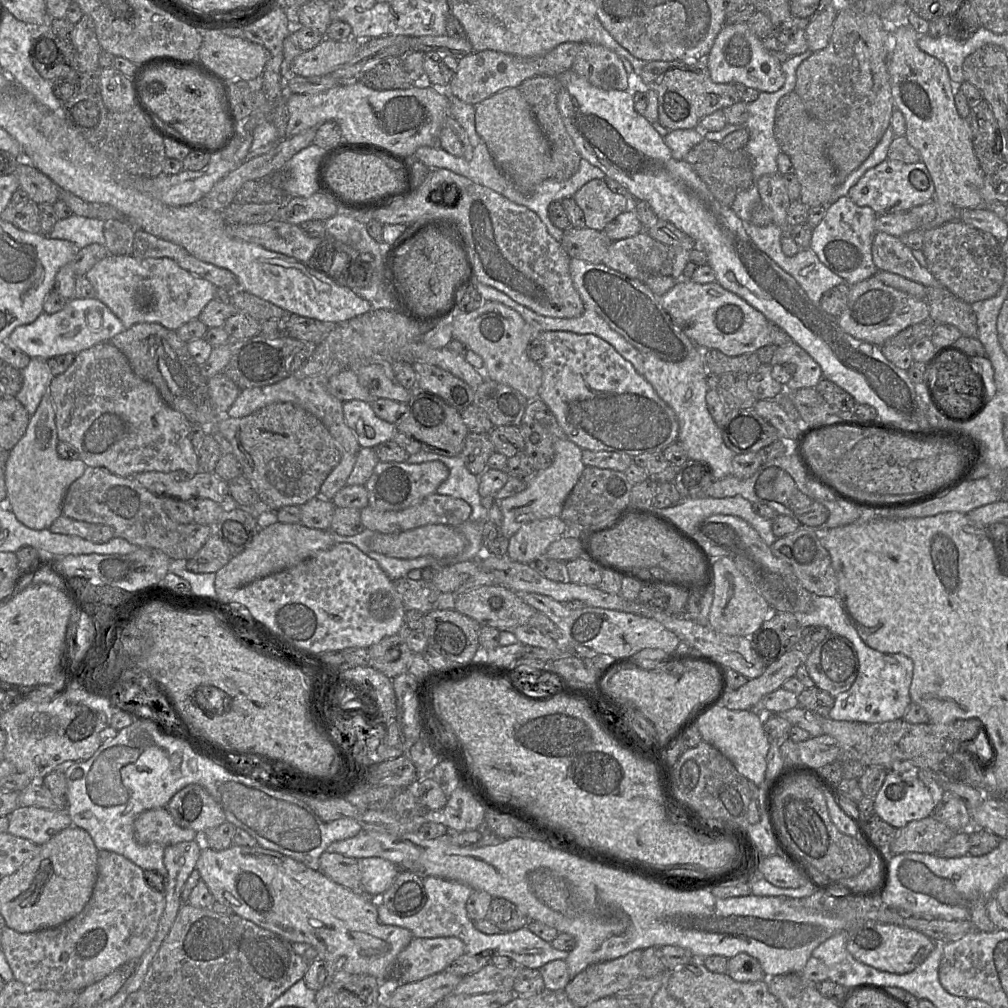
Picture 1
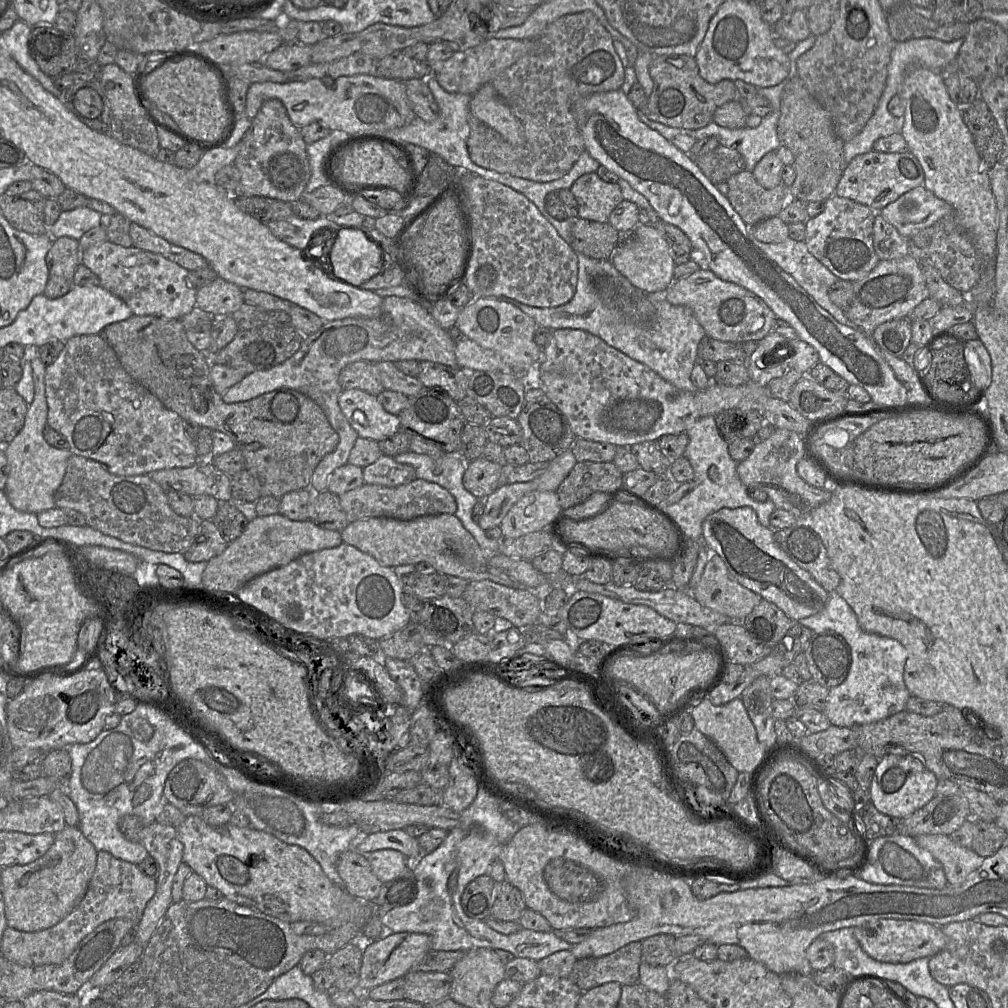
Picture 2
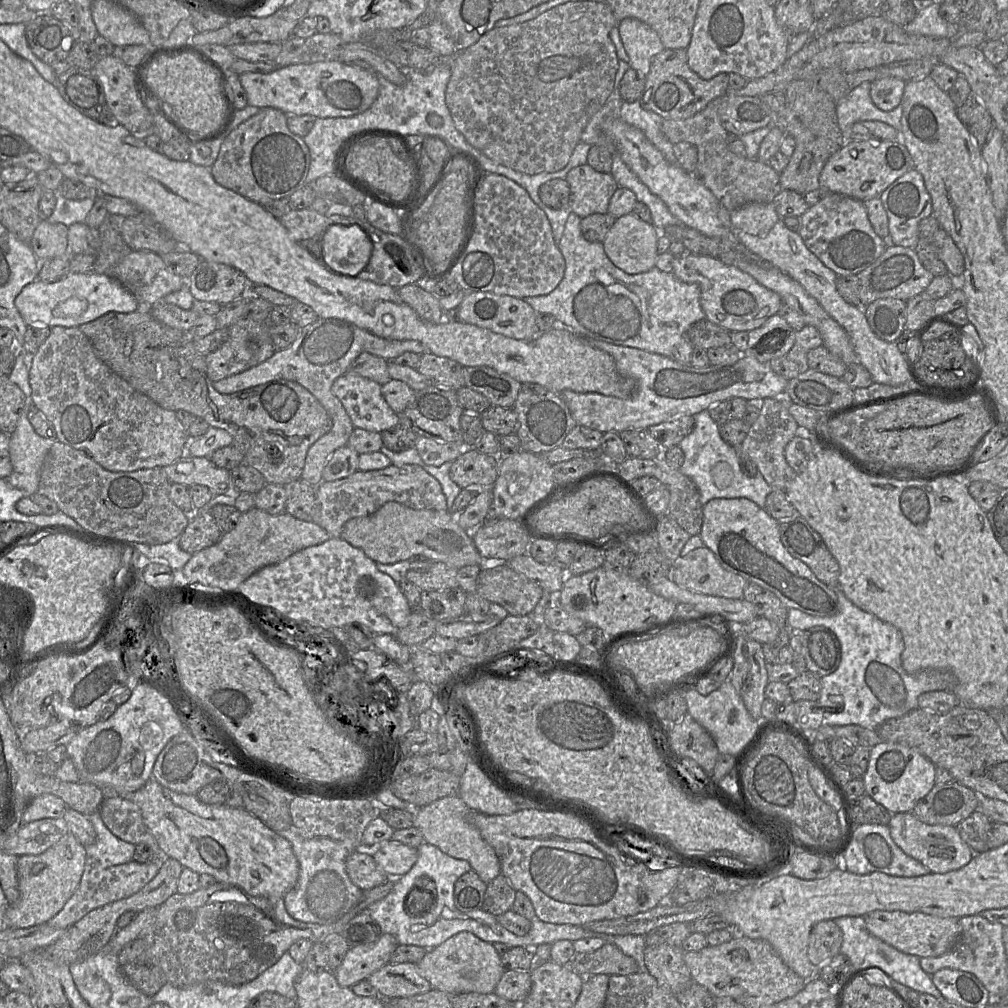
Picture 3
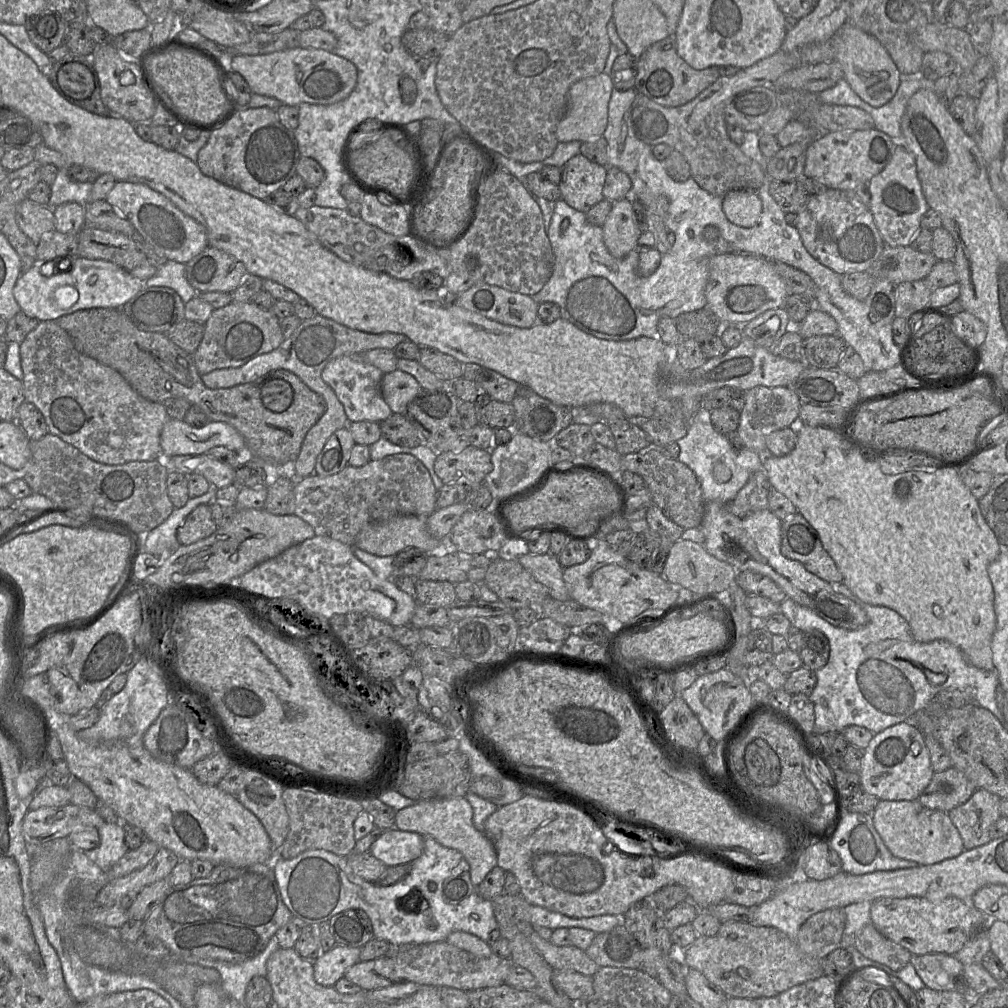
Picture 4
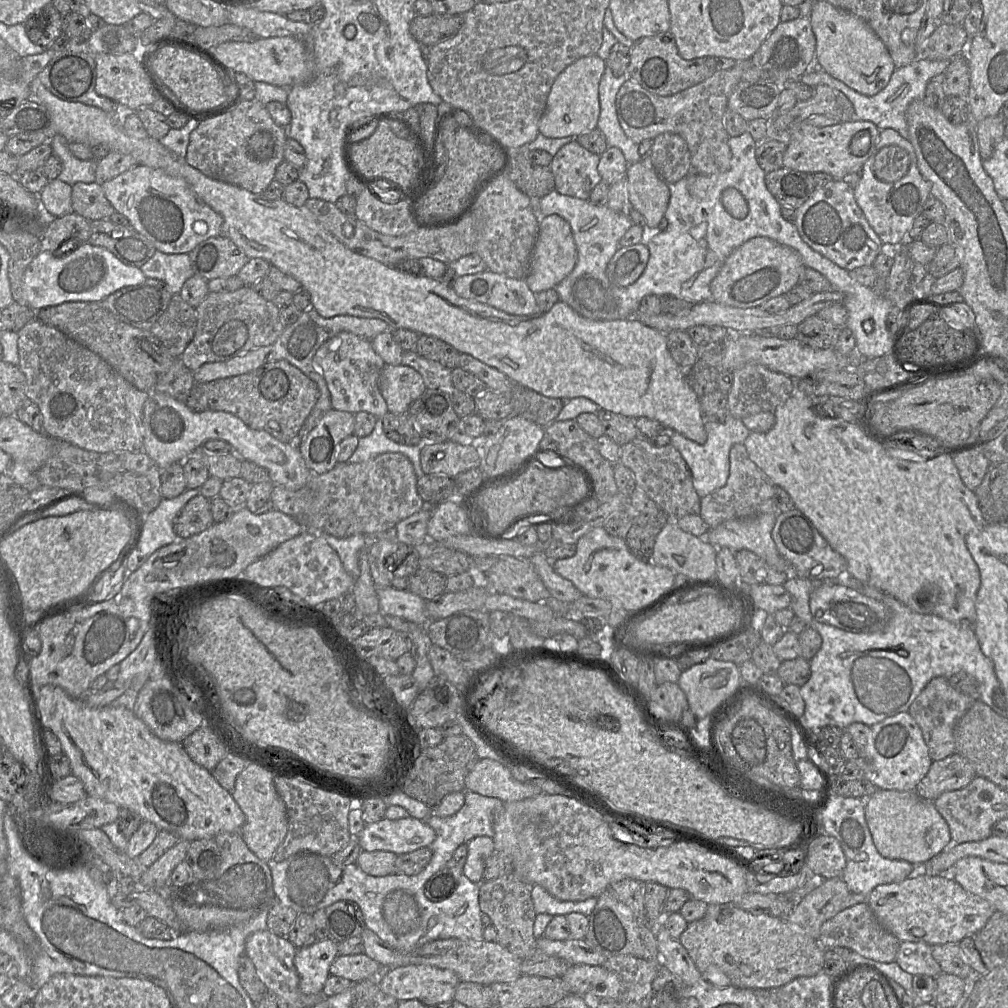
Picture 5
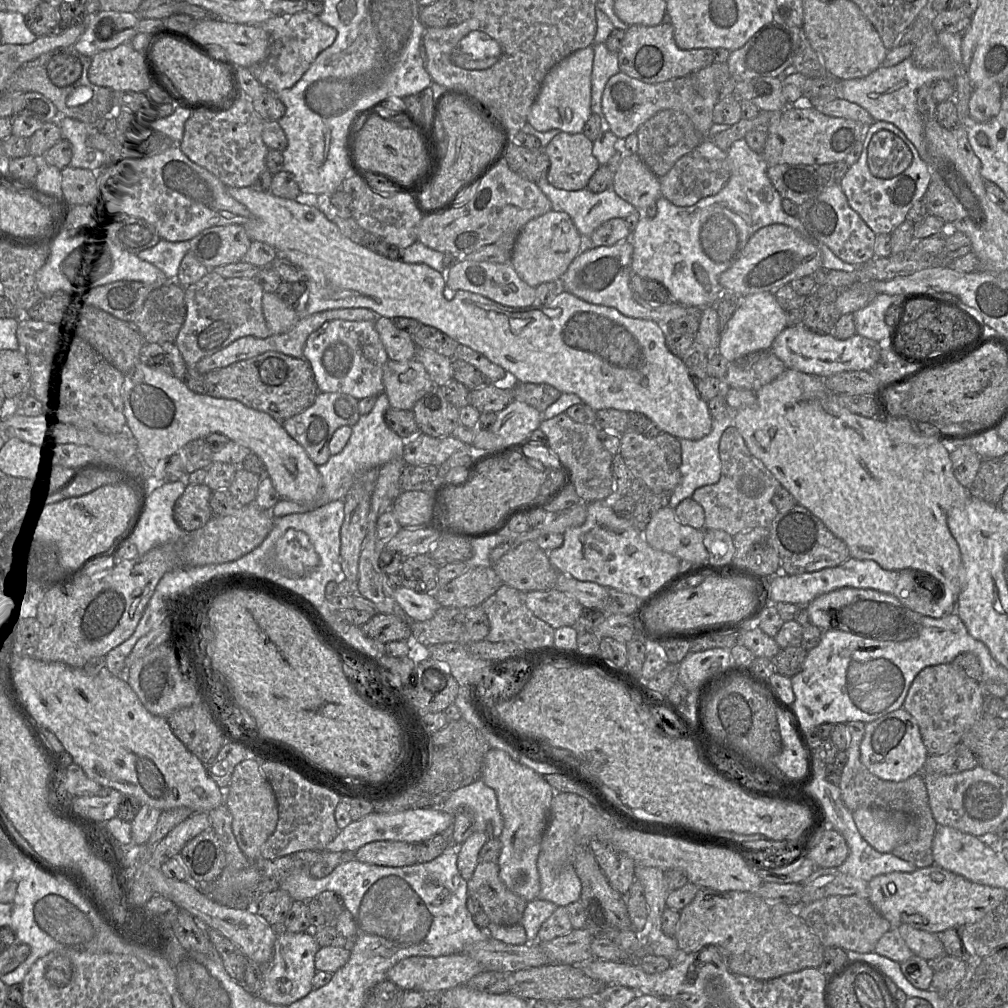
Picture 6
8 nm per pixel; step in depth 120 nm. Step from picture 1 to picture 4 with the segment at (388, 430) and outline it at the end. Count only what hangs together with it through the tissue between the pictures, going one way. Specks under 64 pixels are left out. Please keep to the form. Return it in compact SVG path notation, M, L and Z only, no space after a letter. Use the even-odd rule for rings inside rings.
M362 354L343 355L331 360L322 370L321 376L342 403L350 423L359 421L381 423L393 414L382 396L382 371L366 362Z

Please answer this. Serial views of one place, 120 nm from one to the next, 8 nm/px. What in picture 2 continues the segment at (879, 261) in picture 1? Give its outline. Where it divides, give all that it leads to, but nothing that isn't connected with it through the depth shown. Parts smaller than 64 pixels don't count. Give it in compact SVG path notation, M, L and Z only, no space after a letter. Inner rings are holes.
M876 213L874 219L873 246L879 260L892 260L910 254L910 240L903 238L881 213Z

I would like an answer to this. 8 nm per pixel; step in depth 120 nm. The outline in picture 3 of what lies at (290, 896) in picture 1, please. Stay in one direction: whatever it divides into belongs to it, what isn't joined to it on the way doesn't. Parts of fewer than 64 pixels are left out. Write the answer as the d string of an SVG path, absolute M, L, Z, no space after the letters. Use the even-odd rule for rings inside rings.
M153 776L133 794L119 795L130 799L141 810L144 823L169 857L198 874L209 874L218 882L241 889L250 896L283 898L297 883L299 862L291 843L269 828L263 821L245 808L233 808L226 804L206 804L197 794L184 794L163 787Z

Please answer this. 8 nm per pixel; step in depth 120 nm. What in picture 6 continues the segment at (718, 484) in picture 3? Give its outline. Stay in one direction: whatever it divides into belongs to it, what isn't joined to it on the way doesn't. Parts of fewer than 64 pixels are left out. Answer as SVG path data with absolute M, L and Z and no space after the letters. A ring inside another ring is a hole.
M729 407L729 414L721 420L712 420L710 433L700 440L678 439L681 446L681 480L672 491L669 506L675 508L682 500L692 498L696 489L702 486L715 484L721 476L721 461L719 456L719 441L724 430L735 426L735 411Z

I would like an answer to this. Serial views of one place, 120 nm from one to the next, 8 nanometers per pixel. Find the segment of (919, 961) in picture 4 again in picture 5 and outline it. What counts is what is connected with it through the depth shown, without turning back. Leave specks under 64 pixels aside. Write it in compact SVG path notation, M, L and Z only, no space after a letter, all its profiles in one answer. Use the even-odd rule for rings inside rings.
M901 942L895 962L913 976L927 975L936 978L943 972L932 956L930 945L924 942Z

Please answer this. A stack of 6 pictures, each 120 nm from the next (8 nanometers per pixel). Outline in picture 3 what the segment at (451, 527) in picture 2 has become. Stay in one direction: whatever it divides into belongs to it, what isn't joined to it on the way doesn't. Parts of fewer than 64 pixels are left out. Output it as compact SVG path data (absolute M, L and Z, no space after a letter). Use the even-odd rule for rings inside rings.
M393 501L385 503L371 515L347 521L340 538L362 550L375 563L381 564L393 564L413 556L424 556L456 569L483 565L485 562L475 547L471 531L461 528L456 516L449 511L413 509Z

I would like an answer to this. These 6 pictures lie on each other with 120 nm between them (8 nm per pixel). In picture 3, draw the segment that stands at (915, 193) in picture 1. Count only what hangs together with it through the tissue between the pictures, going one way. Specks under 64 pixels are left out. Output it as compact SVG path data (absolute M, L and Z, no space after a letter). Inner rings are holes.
M848 140L824 165L819 182L828 192L857 199L861 202L880 196L898 178L915 168L913 160L900 140Z

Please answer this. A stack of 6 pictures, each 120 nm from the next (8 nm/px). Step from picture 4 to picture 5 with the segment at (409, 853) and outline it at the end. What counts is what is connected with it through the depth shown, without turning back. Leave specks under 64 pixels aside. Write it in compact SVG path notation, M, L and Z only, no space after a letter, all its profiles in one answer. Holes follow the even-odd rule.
M408 816L366 824L358 842L364 851L385 850L400 855L427 847L435 838L436 832L426 820Z

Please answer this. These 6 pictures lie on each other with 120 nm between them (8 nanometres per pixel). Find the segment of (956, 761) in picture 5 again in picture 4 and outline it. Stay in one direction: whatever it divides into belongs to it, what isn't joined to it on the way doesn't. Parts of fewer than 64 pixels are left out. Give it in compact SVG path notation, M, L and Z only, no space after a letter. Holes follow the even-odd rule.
M957 768L934 772L929 785L920 794L922 806L948 813L965 803L975 792L975 785Z

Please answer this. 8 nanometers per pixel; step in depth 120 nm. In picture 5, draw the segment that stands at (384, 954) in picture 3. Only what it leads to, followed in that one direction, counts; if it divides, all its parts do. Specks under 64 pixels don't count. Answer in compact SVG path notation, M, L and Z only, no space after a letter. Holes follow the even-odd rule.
M332 939L317 940L310 946L297 949L294 966L300 990L305 994L321 992L330 975L330 965L338 955L337 942Z

